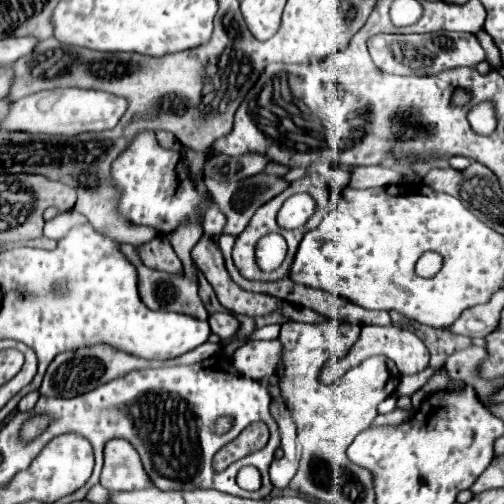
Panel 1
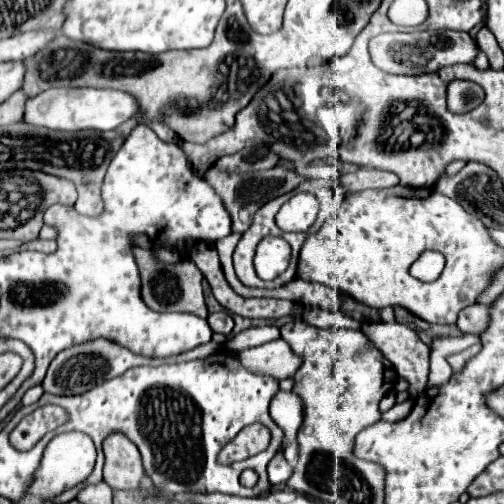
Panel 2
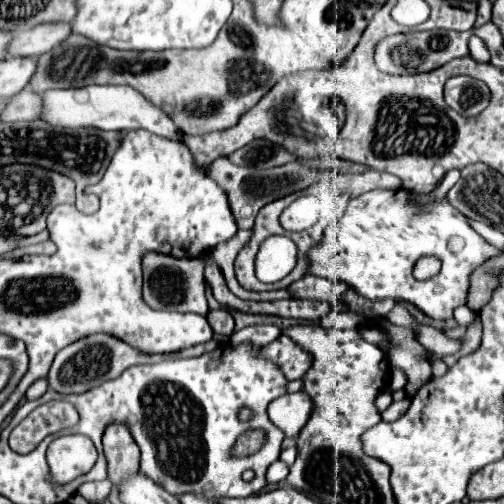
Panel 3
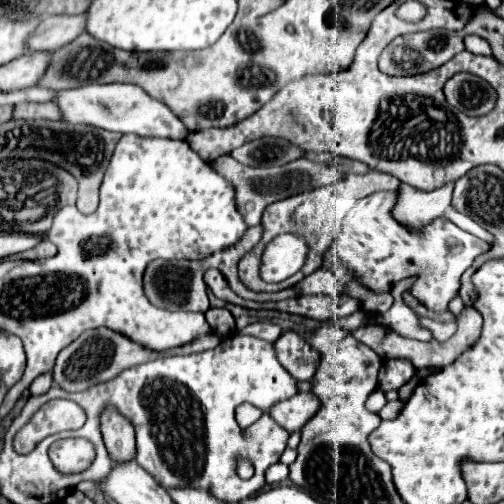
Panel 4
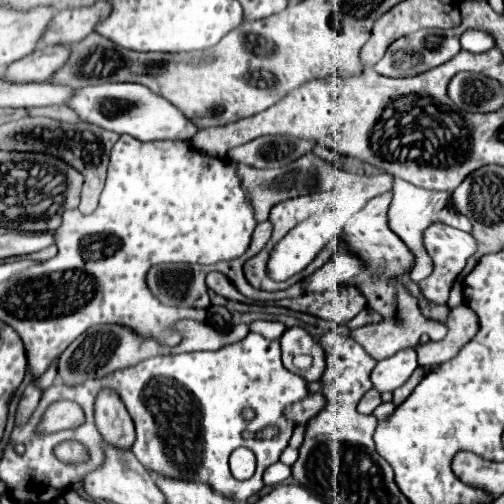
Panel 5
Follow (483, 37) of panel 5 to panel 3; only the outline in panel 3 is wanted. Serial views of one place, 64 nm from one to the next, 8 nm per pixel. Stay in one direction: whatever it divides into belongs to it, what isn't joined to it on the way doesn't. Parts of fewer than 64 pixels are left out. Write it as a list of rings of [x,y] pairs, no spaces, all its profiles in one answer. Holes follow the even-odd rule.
[[[472,36],[472,38],[468,40],[468,48],[470,48],[470,56],[472,56],[474,60],[480,60],[480,62],[488,62],[488,60],[490,60],[490,52],[488,52],[486,44],[484,44],[480,38]]]

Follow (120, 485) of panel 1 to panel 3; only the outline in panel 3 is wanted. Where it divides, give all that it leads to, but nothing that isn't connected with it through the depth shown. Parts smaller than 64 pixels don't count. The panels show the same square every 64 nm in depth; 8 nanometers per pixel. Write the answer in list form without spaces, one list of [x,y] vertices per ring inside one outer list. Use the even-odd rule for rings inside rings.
[[[112,422],[104,432],[104,454],[108,460],[108,480],[120,482],[124,476],[138,470],[140,450],[128,430],[128,426]]]

